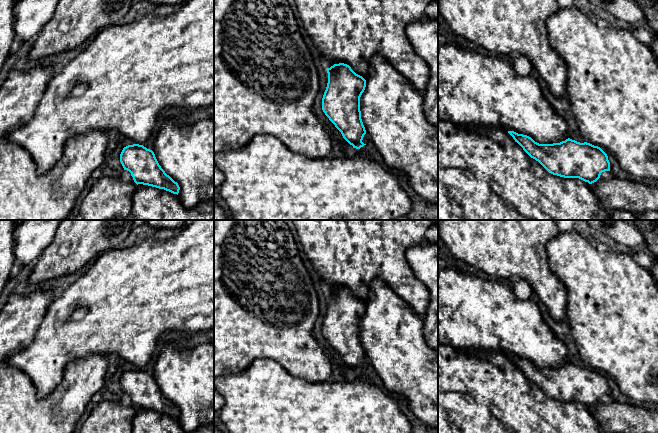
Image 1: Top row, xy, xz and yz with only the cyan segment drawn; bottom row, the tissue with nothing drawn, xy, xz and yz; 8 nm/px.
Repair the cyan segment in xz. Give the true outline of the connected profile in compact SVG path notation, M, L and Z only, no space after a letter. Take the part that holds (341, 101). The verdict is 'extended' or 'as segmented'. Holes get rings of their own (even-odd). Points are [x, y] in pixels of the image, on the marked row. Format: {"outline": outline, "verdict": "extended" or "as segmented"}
{"outline": "M375 55L372 57L369 64L368 77L364 79L362 76L356 74L349 65L344 63L334 64L327 68L328 83L322 98L322 110L335 127L341 132L343 138L353 146L353 148L360 149L364 144L362 142L364 135L367 133L371 141L376 146L376 149L381 153L385 163L398 170L399 173L408 181L409 186L422 198L432 202L438 203L438 126L431 124L425 115L423 106L423 95L419 92L411 82L400 74L384 57Z", "verdict": "extended"}

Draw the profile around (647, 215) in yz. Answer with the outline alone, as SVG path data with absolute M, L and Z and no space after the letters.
M598 179L591 189L601 207L608 212L628 211L636 215L637 220L658 220L658 187L650 186L639 179Z

